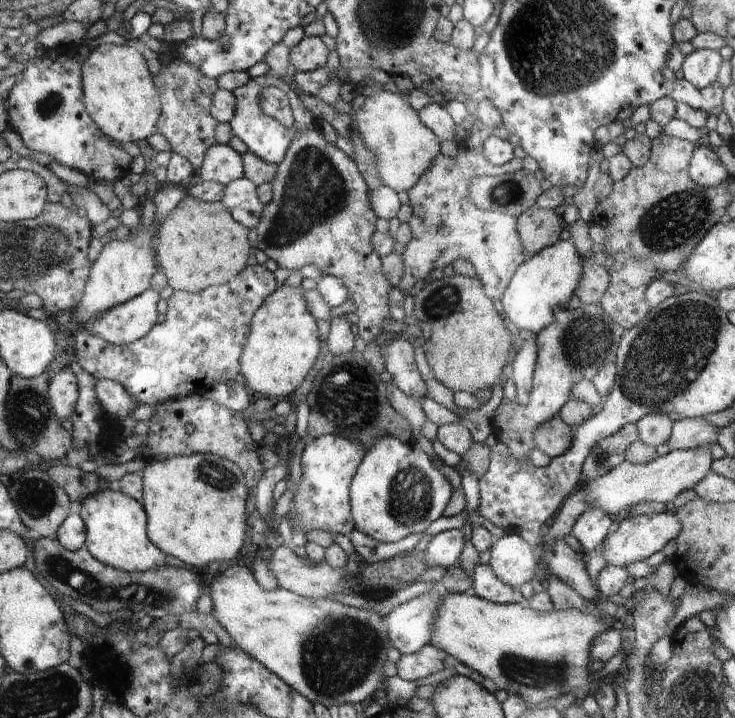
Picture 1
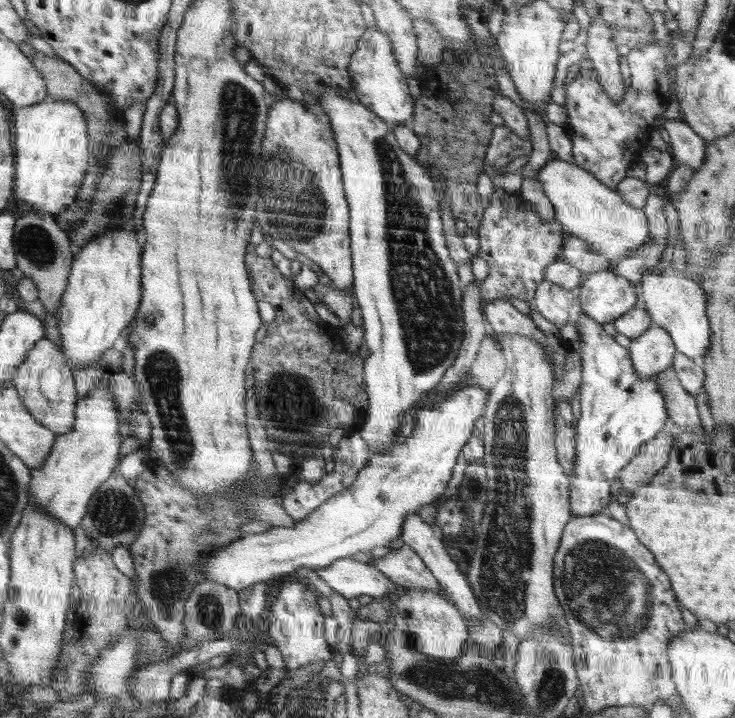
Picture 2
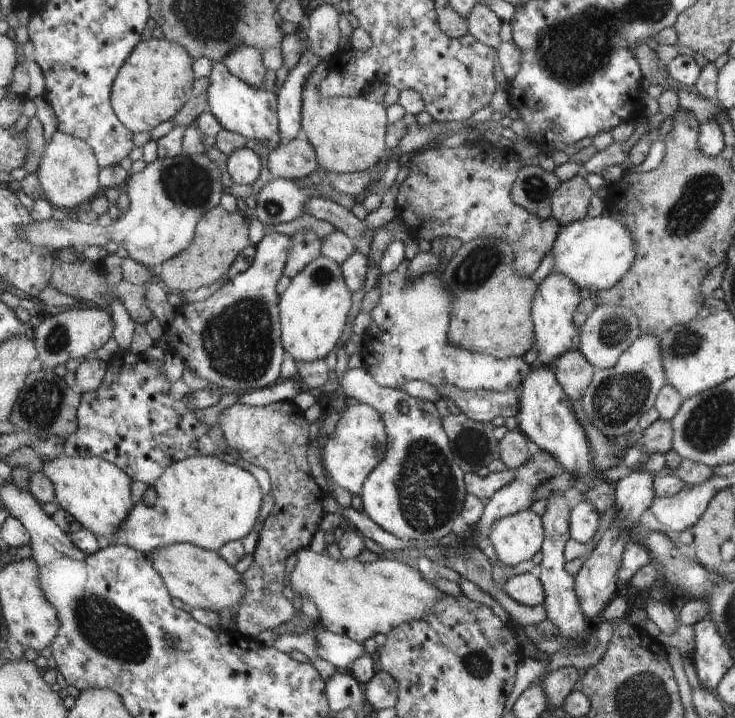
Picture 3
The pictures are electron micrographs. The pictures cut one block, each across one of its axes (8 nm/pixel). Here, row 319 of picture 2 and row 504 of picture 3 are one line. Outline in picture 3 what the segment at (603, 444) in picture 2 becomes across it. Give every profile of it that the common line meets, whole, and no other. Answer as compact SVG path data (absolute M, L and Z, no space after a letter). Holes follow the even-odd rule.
M582 499L570 512L569 534L576 542L590 542L599 530L601 515L590 500Z

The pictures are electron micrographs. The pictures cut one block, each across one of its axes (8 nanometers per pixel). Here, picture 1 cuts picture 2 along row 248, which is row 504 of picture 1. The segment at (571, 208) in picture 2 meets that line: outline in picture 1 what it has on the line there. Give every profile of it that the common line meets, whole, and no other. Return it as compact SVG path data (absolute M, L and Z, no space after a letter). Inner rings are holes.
M702 445L689 449L674 449L667 454L659 456L646 464L634 464L630 461L622 461L610 472L599 476L587 485L587 498L590 506L602 509L606 514L624 514L626 510L634 511L634 507L640 503L654 501L665 504L672 502L685 490L694 489L710 472L710 445Z

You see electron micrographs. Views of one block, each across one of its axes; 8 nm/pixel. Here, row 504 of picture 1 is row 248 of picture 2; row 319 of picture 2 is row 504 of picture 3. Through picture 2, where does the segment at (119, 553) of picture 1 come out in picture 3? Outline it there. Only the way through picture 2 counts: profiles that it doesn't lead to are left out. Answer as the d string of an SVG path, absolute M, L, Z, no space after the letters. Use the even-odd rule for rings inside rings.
M62 454L56 458L44 460L43 463L42 472L51 479L52 486L55 486L56 504L65 509L70 516L74 516L84 529L95 534L99 540L106 541L112 536L131 512L133 505L130 486L132 486L133 480L125 471L120 470L118 466L114 466L112 462L108 462L104 458L98 458L98 456L80 458L80 456L64 456Z

